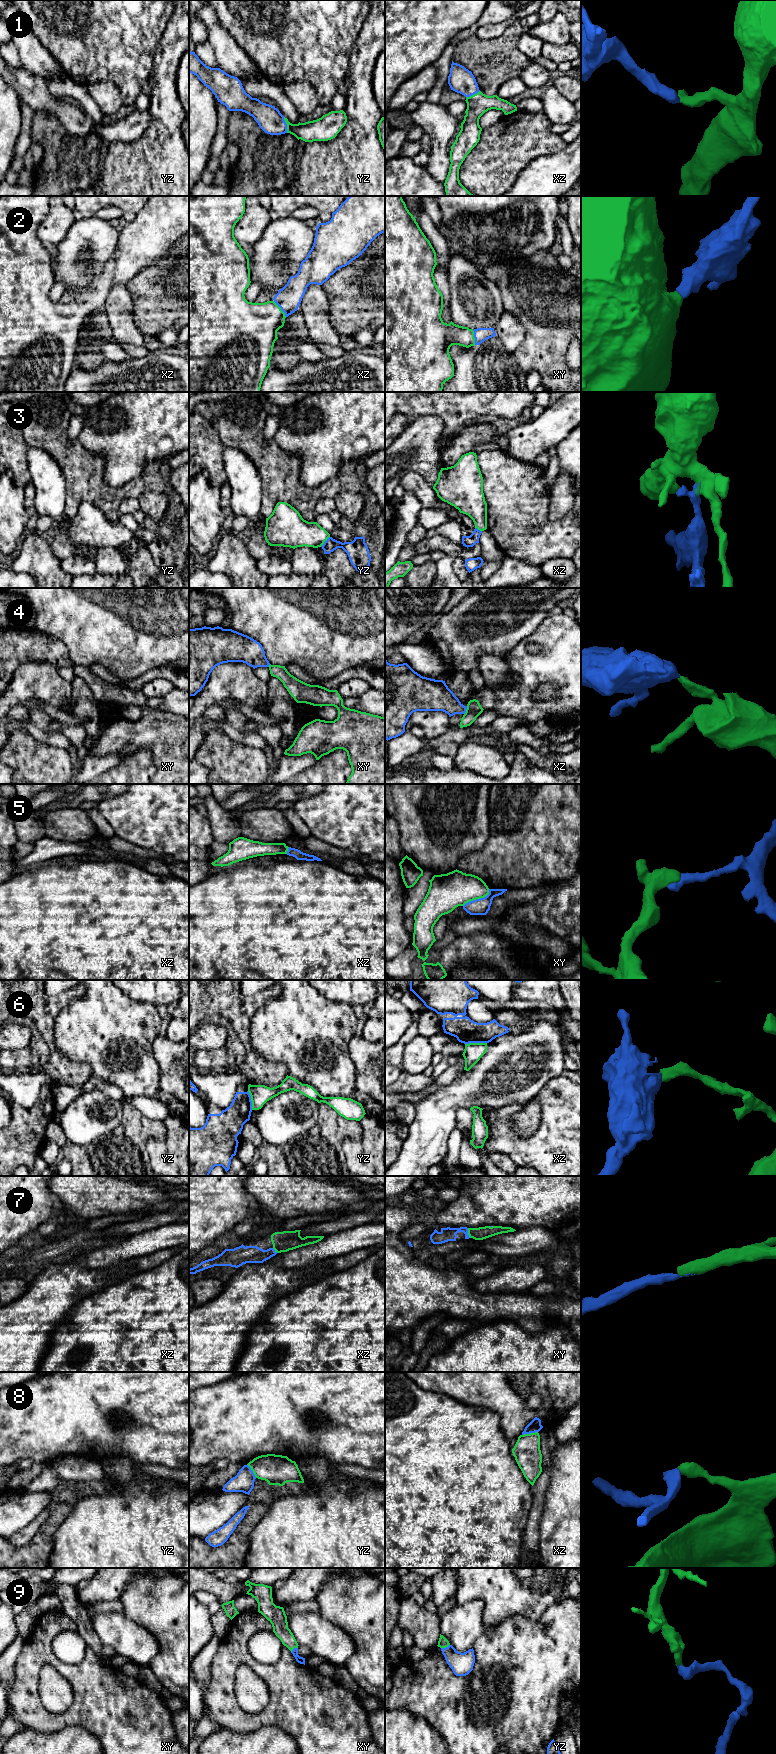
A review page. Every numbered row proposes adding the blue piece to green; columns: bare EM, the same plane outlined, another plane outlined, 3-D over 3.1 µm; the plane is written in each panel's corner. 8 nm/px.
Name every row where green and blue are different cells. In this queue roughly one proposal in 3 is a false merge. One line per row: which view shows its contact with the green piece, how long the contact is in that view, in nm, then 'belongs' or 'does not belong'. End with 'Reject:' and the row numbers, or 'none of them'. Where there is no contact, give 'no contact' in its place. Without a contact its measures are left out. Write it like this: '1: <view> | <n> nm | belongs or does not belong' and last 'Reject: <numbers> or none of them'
1: yz | 130 nm | belongs
2: xz | 170 nm | belongs
3: yz | 120 nm | does not belong
4: xz | 80 nm | does not belong
5: xy | 260 nm | does not belong
6: xz | 180 nm | does not belong
7: xy | 80 nm | belongs
8: xz | 130 nm | does not belong
9: yz | 80 nm | belongs
Reject: 3, 4, 5, 6, 8

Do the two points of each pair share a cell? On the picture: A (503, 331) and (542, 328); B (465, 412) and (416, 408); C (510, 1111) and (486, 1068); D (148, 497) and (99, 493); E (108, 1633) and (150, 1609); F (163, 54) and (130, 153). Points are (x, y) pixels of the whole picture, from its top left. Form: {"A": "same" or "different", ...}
{"A": "different", "B": "same", "C": "different", "D": "different", "E": "different", "F": "same"}

